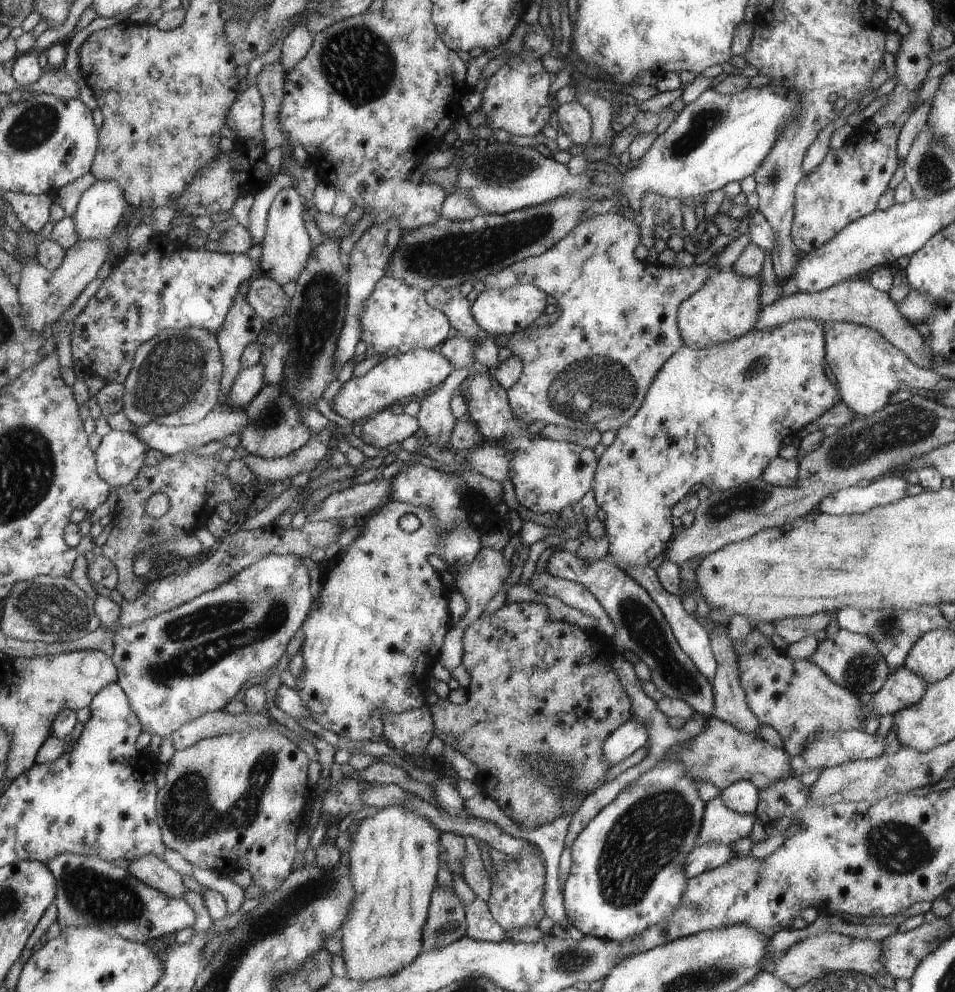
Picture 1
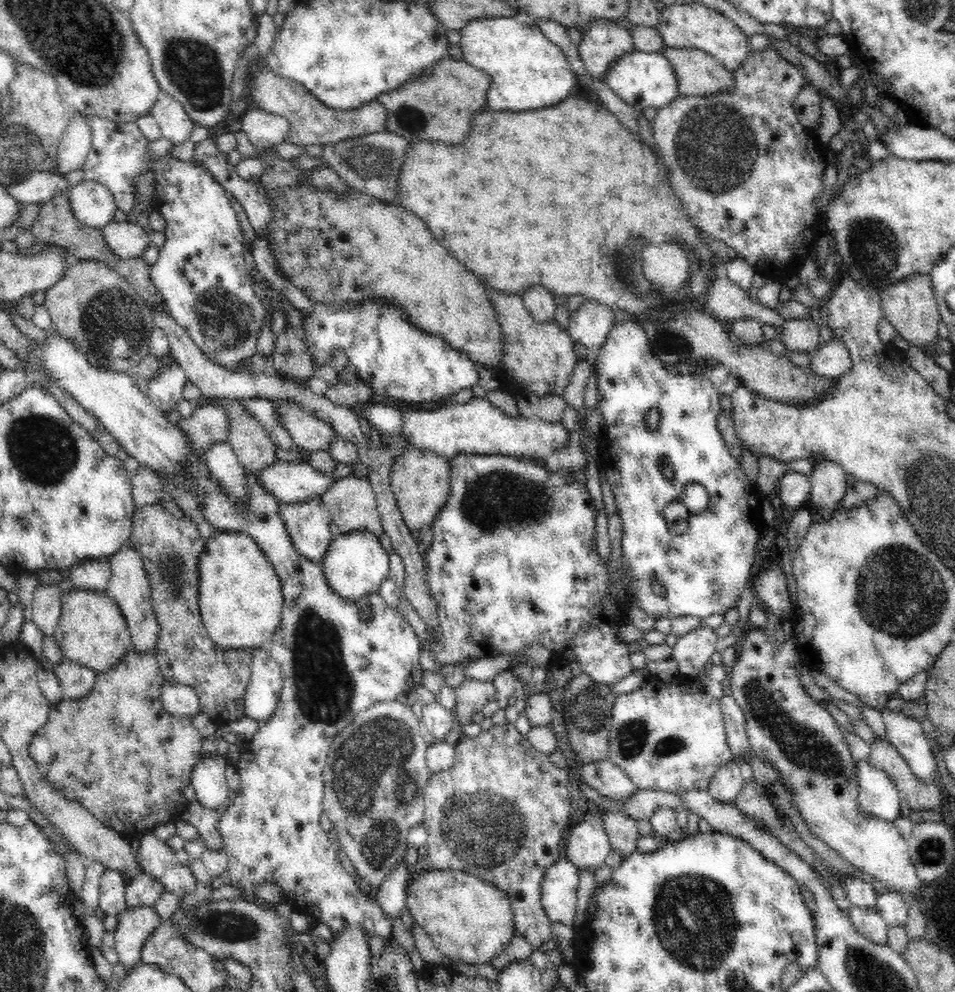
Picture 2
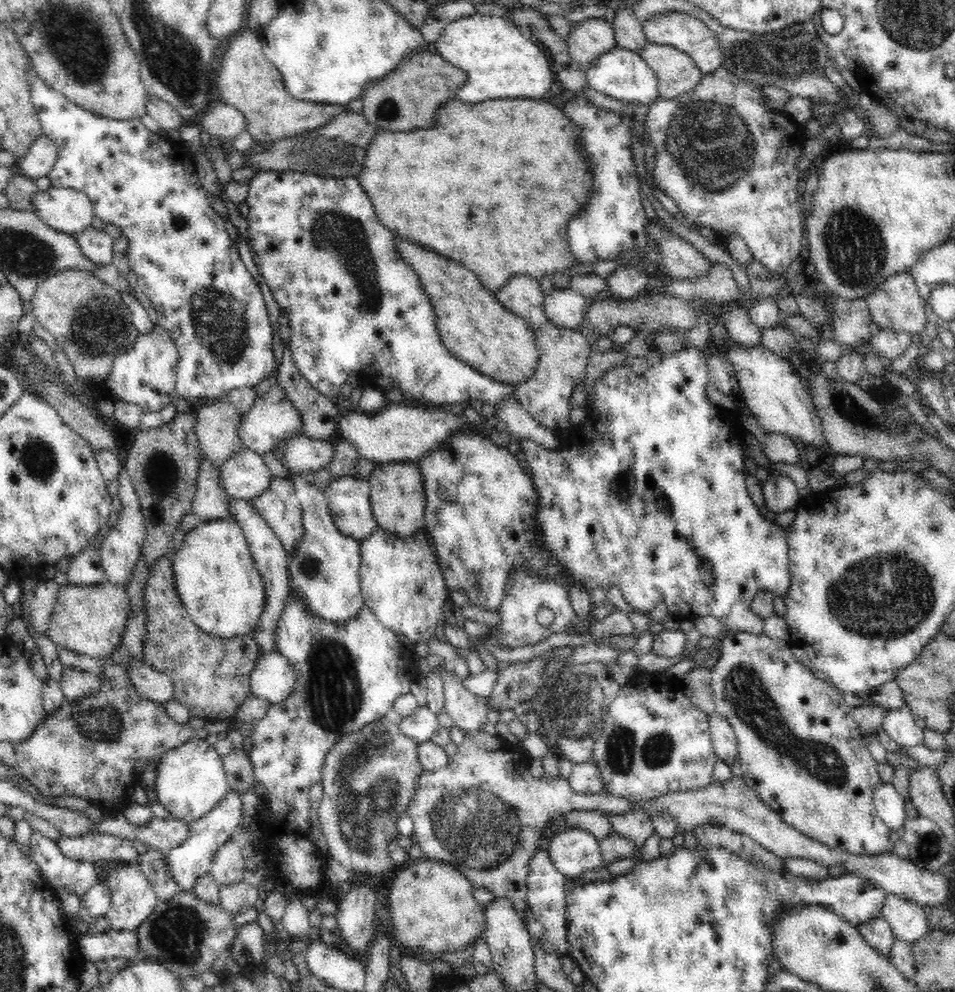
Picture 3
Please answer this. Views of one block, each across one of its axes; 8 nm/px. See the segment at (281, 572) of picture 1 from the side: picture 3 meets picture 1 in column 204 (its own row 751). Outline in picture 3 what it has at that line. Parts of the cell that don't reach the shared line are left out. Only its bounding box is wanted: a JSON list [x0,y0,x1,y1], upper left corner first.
[593,680,718,799]

